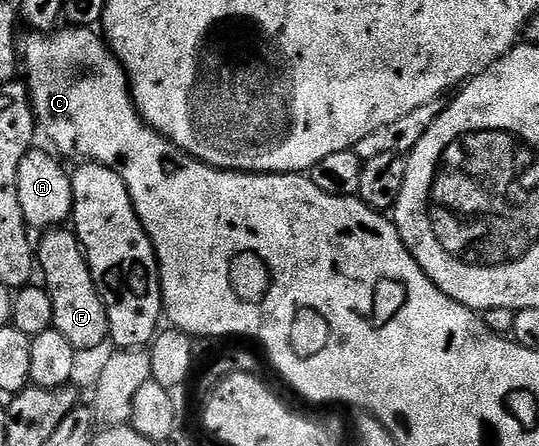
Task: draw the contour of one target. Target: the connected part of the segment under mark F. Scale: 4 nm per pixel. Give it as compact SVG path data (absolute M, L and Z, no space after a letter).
M59 226L43 236L46 237L36 244L36 260L40 265L40 276L46 279L44 287L52 298L54 329L72 342L75 352L85 354L107 343L110 323L106 307L90 273L82 243L73 231L69 227Z

